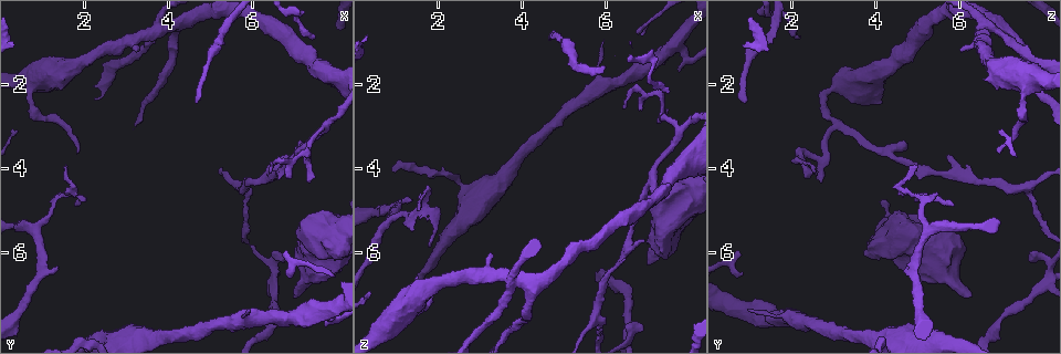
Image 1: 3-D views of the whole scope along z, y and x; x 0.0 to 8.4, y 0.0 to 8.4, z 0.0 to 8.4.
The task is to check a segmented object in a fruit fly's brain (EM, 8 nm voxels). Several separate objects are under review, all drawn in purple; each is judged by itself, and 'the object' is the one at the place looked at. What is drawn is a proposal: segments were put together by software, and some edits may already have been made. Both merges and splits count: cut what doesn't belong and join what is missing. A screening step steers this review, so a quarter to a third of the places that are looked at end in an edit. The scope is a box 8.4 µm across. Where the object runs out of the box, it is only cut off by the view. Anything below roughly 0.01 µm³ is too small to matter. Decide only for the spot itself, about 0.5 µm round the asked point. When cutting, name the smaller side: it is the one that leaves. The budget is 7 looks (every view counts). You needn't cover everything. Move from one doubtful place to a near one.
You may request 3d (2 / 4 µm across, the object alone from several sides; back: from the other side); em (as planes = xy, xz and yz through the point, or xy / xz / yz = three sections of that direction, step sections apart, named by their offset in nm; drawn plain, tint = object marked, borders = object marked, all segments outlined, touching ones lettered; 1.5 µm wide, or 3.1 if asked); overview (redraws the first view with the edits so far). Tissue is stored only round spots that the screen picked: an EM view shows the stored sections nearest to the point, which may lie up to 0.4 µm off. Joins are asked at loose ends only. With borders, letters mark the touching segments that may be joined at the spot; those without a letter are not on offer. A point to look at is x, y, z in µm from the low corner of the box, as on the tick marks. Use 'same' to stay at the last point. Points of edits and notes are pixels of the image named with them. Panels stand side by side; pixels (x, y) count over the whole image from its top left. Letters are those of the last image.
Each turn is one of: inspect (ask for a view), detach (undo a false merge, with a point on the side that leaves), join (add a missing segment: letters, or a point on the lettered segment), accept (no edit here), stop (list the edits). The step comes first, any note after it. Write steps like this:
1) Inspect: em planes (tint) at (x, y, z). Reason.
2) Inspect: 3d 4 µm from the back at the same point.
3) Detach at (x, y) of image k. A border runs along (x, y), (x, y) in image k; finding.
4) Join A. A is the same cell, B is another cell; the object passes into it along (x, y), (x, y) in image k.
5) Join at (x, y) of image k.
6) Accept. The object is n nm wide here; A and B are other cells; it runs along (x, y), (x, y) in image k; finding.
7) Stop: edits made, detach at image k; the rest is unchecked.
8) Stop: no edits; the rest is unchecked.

Inspect: em xy step 4 (borders) at (7.00, 7.10, 6.30). Stops while still wide.

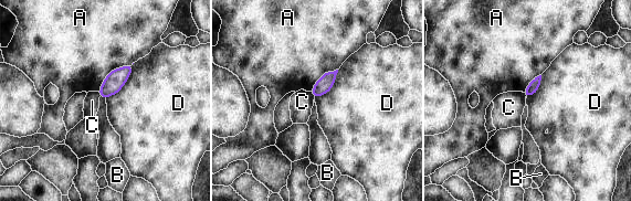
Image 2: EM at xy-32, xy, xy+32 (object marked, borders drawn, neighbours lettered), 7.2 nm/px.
Inspect: em planes (borders) at the same point.

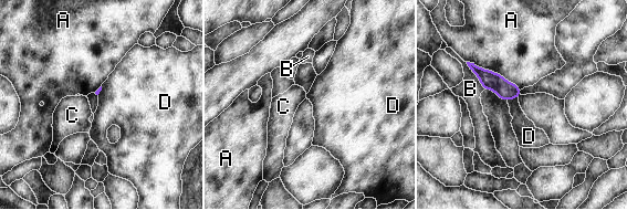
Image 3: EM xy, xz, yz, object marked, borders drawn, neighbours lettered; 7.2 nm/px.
Accept. A, B, C and D are other cells; a border runs along (518, 97), (508, 101) in image 3; none of them fits.

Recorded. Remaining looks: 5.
Inspect: 3d 4 µm at (5.80, 4.45, 7.55). Branch point.

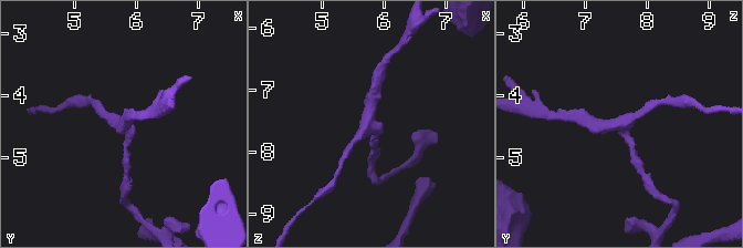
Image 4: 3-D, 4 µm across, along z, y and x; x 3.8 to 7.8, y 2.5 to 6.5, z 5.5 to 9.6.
Inspect: em yz step 4 (tint) at (5.75, 4.45, 7.55). 3 arms meet here; shape alone is not enough.

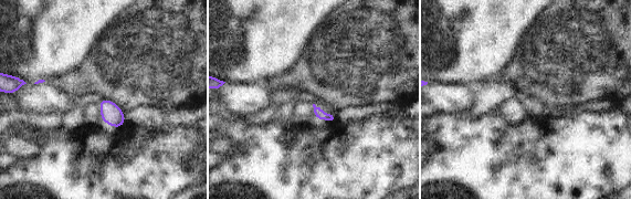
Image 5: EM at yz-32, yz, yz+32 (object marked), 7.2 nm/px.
Inspect: em planes (borders) at the same point. Another direction.

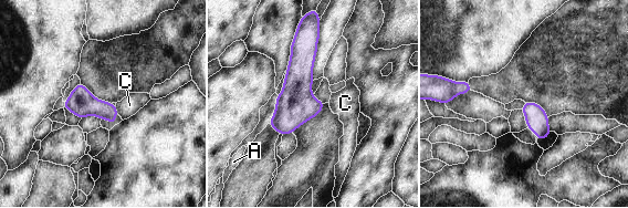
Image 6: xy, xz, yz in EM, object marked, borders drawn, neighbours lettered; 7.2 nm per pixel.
Accept. A and C are other cells; a border runs along (115, 105), (117, 113) in image 6; continuous, no second cell.

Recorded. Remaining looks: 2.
Inspect: em planes (tint) at (1.85, 3.65, 7.00). Tapers out.

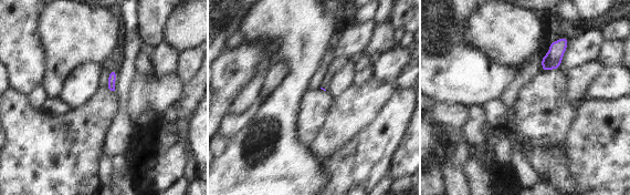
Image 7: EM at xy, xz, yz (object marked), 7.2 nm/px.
Inspect: em planes (borders) at the same point.

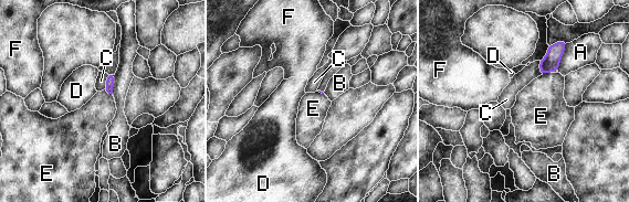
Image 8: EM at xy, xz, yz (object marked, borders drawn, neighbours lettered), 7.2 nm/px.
Accept. A, B, C, D, E and F are other cells; a border runs along (549, 72), (542, 75) in image 8; no lettered segment goes on from it.

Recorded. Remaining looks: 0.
Stop: no edits; the rest is unchecked.

